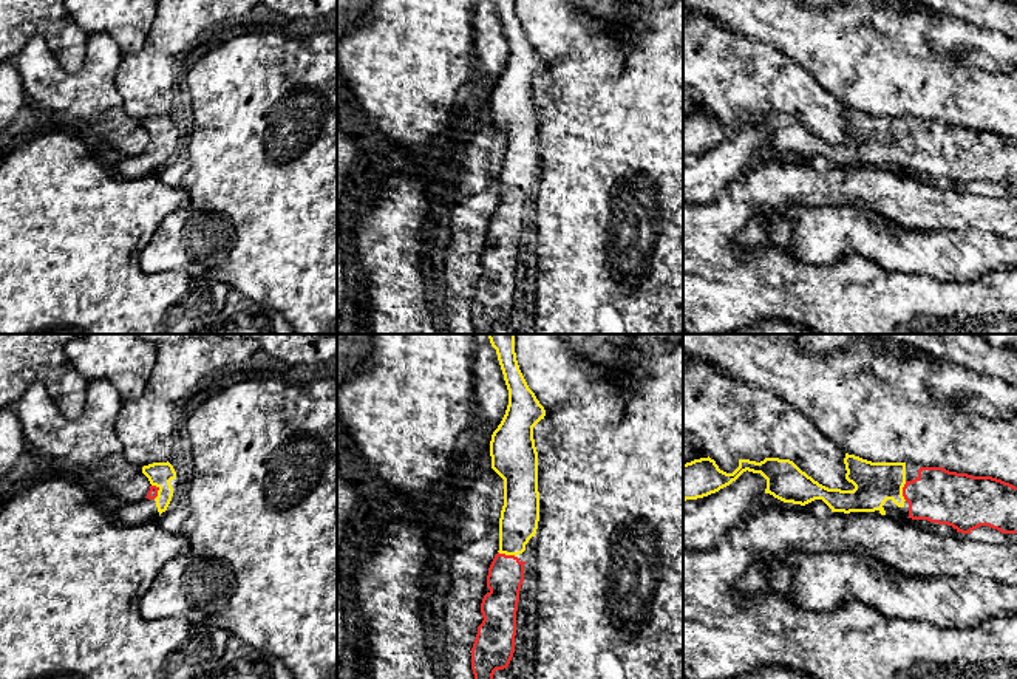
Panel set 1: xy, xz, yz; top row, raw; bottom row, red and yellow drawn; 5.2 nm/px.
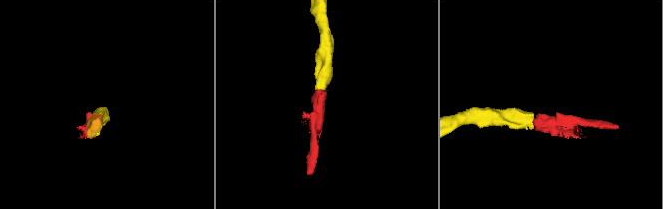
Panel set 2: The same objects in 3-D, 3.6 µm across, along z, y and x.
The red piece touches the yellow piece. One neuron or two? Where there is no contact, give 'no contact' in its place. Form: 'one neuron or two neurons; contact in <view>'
one neuron; contact in yz

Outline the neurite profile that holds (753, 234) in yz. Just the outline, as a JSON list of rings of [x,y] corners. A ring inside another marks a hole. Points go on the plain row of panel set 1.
[[[754,213],[734,237],[734,243],[747,249],[753,249],[765,241],[767,223],[759,213]]]

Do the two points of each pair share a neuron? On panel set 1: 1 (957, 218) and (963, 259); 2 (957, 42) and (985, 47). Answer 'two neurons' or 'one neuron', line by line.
1: two neurons
2: one neuron

